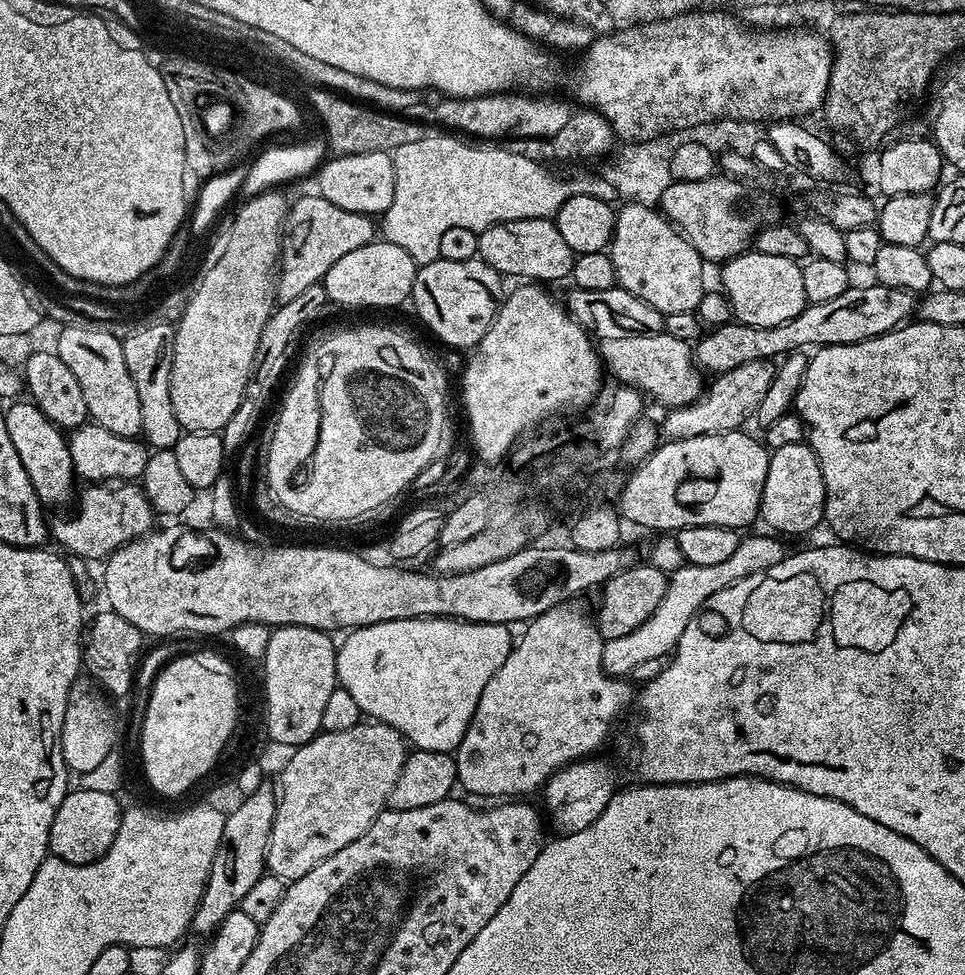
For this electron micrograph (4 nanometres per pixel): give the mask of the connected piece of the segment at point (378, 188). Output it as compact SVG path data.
M386 152L333 155L320 165L315 180L320 187L317 188L319 195L324 196L326 202L334 202L334 206L342 206L342 210L354 210L358 214L376 218L388 209L390 202L394 202L396 171L392 165L392 156Z

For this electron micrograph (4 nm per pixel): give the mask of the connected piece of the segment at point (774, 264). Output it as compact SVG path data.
M755 250L743 252L723 265L720 280L722 291L728 297L732 315L739 323L750 326L782 326L790 318L798 318L808 303L806 289L802 287L802 267L790 258L762 254Z

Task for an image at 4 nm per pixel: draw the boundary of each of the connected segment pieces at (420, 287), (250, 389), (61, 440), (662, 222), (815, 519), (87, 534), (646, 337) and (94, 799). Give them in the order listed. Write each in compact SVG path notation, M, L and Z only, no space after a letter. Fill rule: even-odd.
M438 258L429 264L419 265L416 281L412 287L410 304L416 307L416 312L420 315L420 320L441 340L444 344L449 344L452 348L475 349L486 330L492 324L496 317L496 310L502 300L502 291L500 292L500 283L502 277L500 273L495 272L483 260L475 258L468 261L448 261Z
M323 283L309 286L303 294L298 294L298 298L290 302L280 304L273 311L272 316L266 322L262 330L262 338L258 338L258 350L254 354L252 363L252 375L248 381L248 387L244 390L244 397L234 410L234 415L230 417L230 422L222 429L224 437L224 451L228 454L239 453L247 442L253 439L258 425L261 423L260 411L268 404L268 399L272 396L272 391L280 384L280 375L288 368L288 363L292 360L292 355L296 352L296 343L304 336L308 324L312 324L320 316L320 311L324 307L329 307L330 301Z
M12 402L3 413L6 418L6 430L10 430L10 442L14 442L14 450L18 450L18 458L22 458L22 466L26 466L26 474L38 494L40 503L71 505L77 491L78 477L71 462L71 450L65 433L35 403L20 404Z
M629 202L623 207L617 211L610 245L617 285L659 312L695 312L706 291L706 264L698 250L655 207Z
M801 442L794 446L782 446L769 455L766 482L760 499L759 519L765 520L773 528L769 528L773 533L783 534L785 537L812 532L819 524L822 524L824 479L811 444Z
M120 482L115 486L117 488L88 486L84 493L83 491L79 493L75 501L76 516L51 521L50 535L52 534L53 538L65 548L63 549L65 553L73 552L84 560L99 560L100 562L118 551L123 544L129 544L131 540L147 536L153 531L154 513L139 483Z
M664 331L600 340L598 351L603 367L616 379L613 381L619 382L625 388L637 388L645 397L653 396L658 403L665 404L665 409L693 404L706 387L706 380L703 380L705 377L696 366L696 358L689 341L670 338Z
M78 786L69 790L62 806L58 806L58 814L54 814L54 822L50 822L49 853L71 864L89 864L102 858L120 829L122 807L116 799L113 793L102 790L82 790Z

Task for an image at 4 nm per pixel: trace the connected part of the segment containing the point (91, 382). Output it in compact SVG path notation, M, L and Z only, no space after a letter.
M87 322L69 324L59 329L60 337L54 350L77 380L86 398L86 410L91 423L105 427L113 434L139 437L142 426L142 406L138 402L138 390L134 378L126 370L126 354L122 354L122 340L115 331L91 328Z

